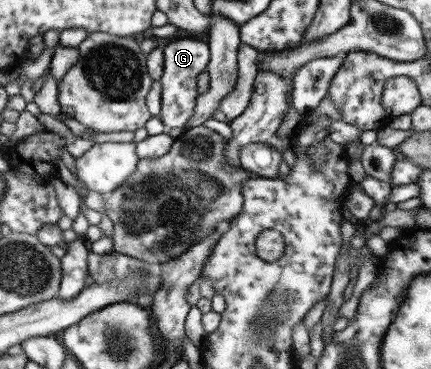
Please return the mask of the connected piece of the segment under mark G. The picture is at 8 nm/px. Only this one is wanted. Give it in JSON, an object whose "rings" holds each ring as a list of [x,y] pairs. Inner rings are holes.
{"rings":[[[171,38],[171,41],[163,47],[162,75],[159,79],[161,84],[160,111],[158,118],[165,129],[185,130],[188,119],[192,117],[194,103],[196,102],[196,79],[199,73],[206,71],[209,59],[208,44],[202,38]]]}

